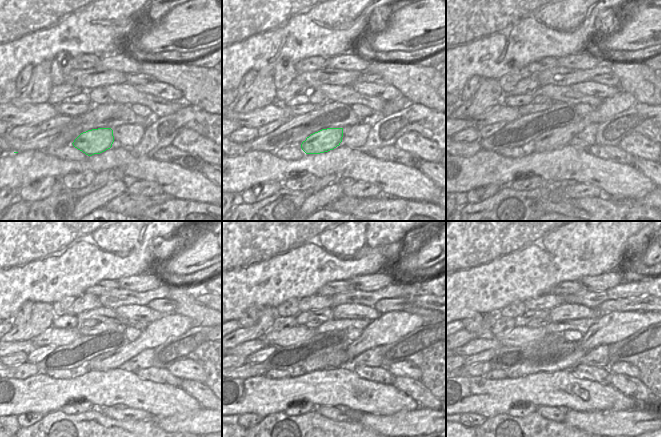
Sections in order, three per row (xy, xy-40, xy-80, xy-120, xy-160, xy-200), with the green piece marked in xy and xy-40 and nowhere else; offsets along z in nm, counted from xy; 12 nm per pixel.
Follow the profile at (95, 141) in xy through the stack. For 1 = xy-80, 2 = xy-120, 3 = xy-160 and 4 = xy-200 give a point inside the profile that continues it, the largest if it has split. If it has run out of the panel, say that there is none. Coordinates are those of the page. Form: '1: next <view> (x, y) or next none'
1: next xy-80 (553, 139)
2: next xy-120 (156, 333)
3: next xy-160 (389, 327)
4: next xy-200 (612, 327)

